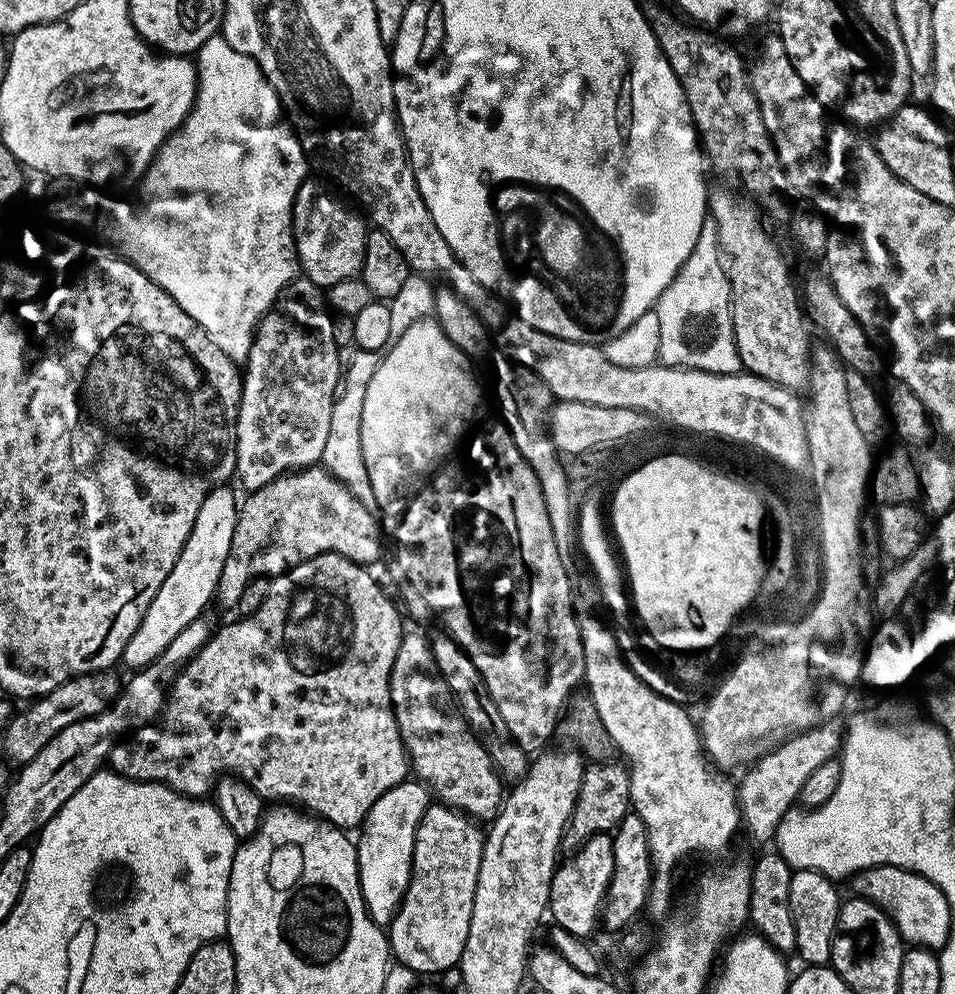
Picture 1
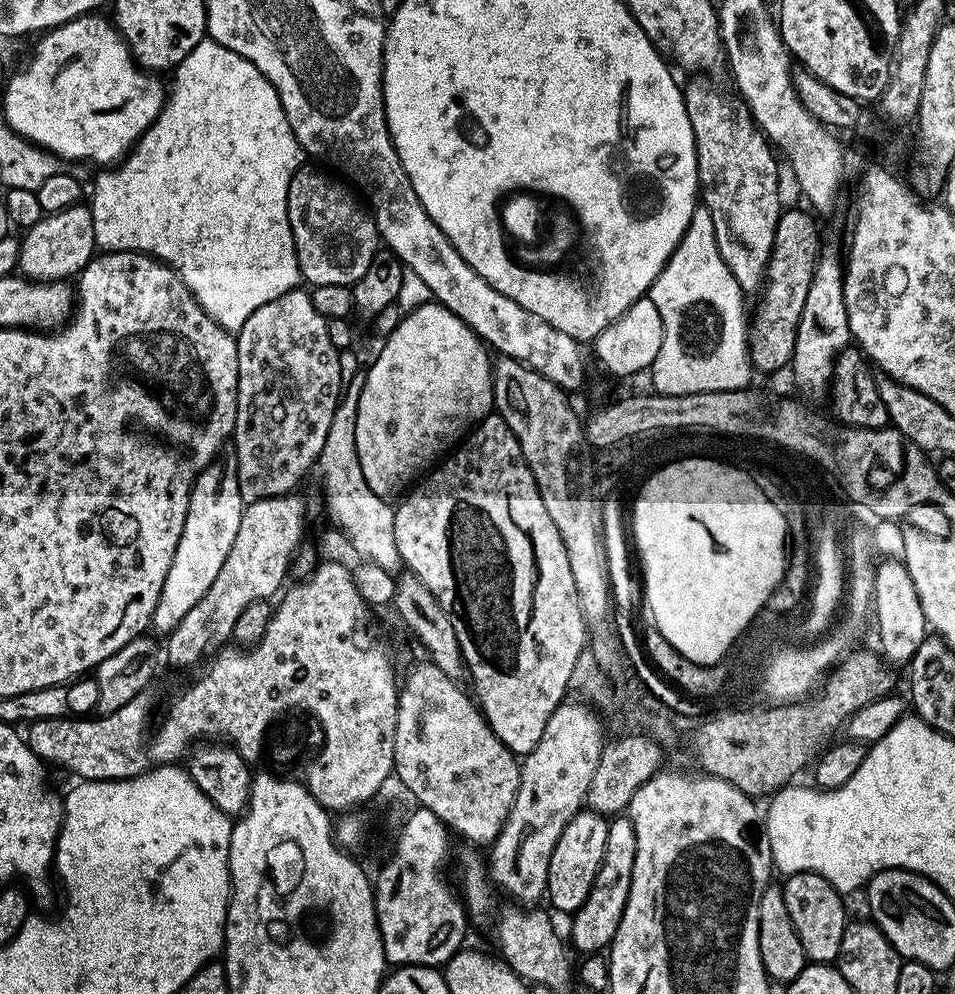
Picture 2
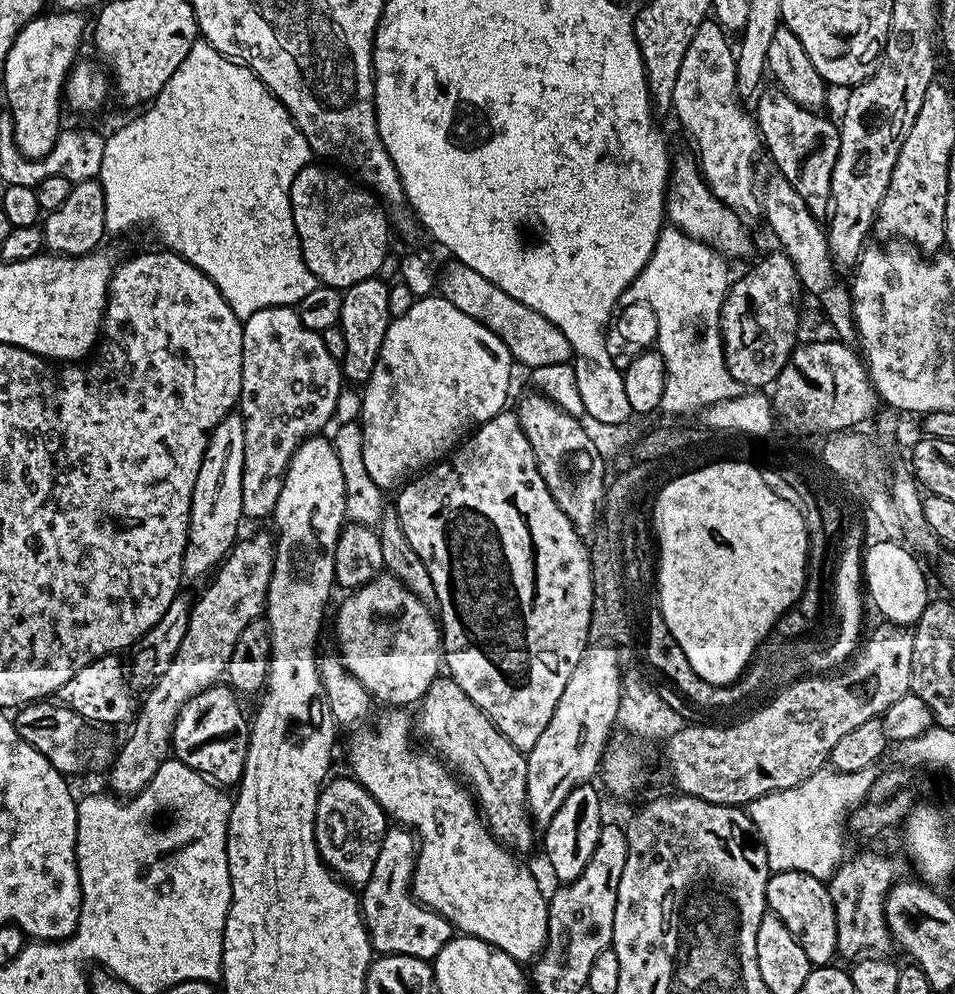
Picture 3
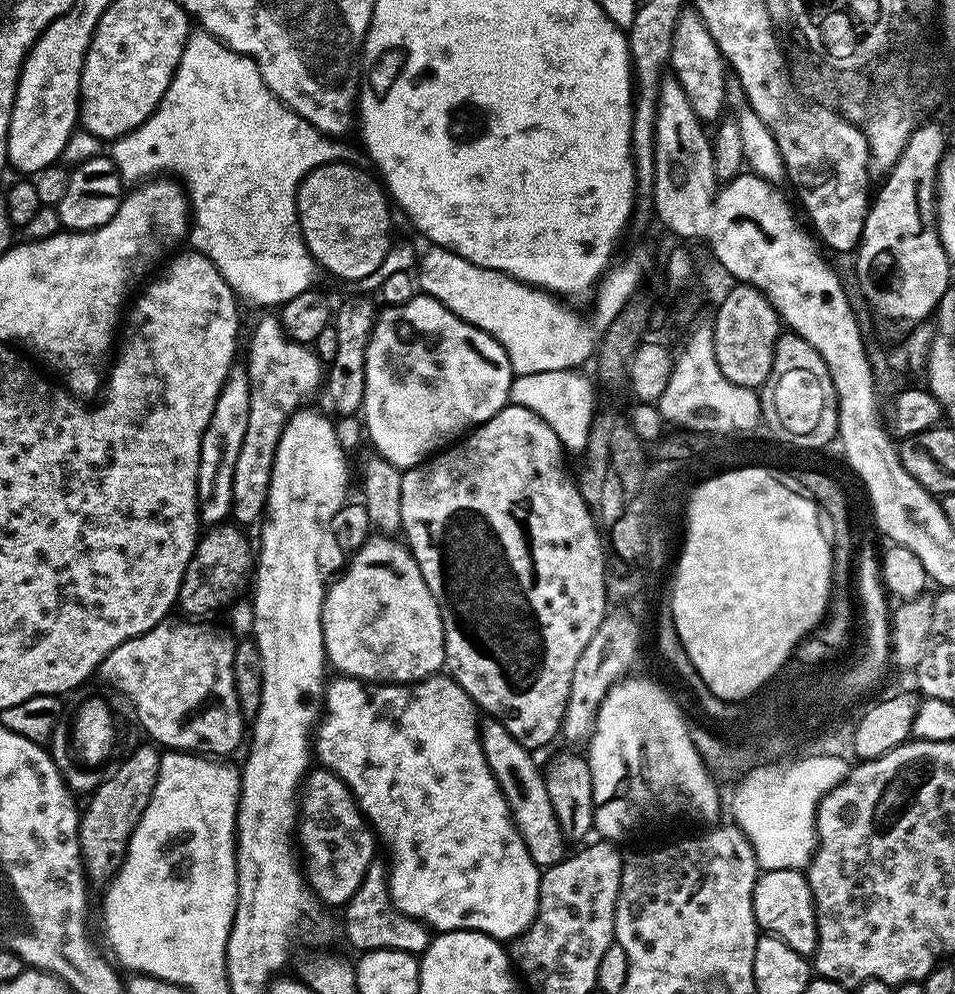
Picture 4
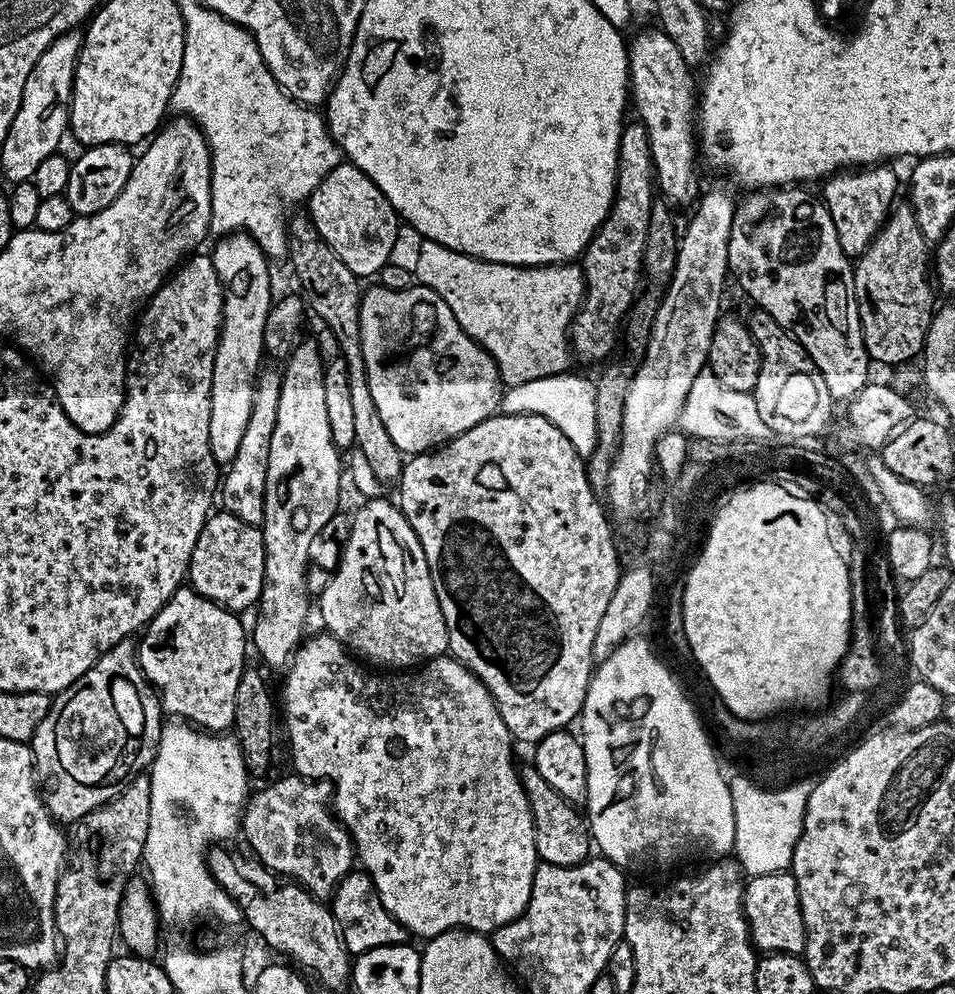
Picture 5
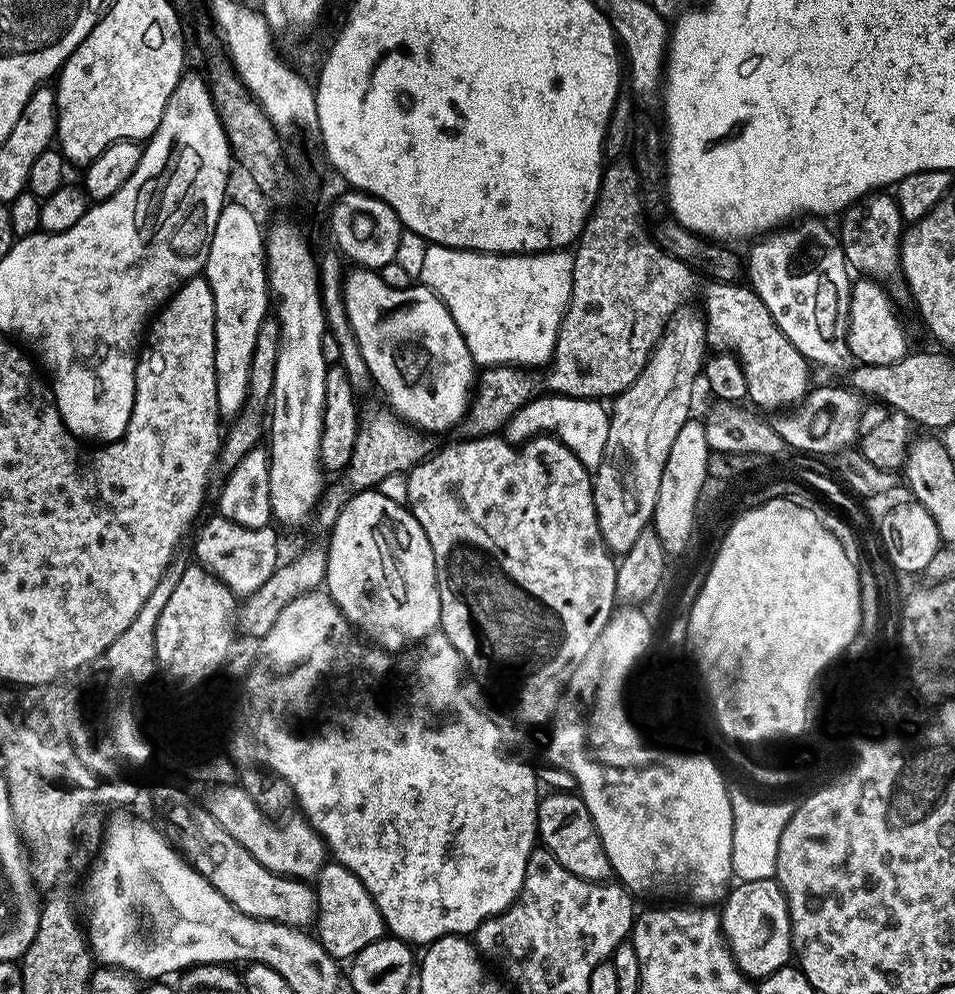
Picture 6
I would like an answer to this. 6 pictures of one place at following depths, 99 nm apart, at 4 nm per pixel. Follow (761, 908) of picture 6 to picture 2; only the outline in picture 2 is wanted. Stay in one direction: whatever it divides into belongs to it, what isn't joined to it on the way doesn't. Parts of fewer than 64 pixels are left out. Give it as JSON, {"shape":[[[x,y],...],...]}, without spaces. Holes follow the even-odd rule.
{"shape":[[[793,872],[783,881],[786,910],[790,913],[790,922],[802,942],[805,957],[813,964],[832,964],[840,958],[842,934],[846,927],[844,920],[845,897],[837,892],[826,878],[813,872]]]}

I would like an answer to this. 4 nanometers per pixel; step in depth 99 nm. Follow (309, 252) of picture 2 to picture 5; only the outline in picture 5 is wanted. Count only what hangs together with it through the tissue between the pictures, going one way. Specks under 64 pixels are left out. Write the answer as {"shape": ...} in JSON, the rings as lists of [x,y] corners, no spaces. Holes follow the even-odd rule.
{"shape":[[[347,162],[340,163],[334,170],[330,170],[330,174],[326,174],[322,183],[312,191],[306,201],[306,207],[307,215],[311,216],[326,246],[330,246],[330,250],[334,250],[334,254],[338,254],[338,258],[342,258],[342,262],[350,266],[355,276],[375,277],[384,269],[384,265],[389,263],[390,250],[393,249],[398,229],[398,213],[392,209],[382,190],[378,190],[378,186],[374,186],[374,182],[370,182],[366,174],[362,174],[362,170]]]}

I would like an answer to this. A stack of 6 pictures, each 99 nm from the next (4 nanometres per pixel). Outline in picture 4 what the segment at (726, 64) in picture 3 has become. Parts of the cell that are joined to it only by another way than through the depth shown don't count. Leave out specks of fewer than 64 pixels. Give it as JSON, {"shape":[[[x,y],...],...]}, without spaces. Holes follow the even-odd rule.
{"shape":[[[686,6],[678,14],[678,22],[674,26],[674,42],[670,50],[670,72],[690,98],[690,106],[694,106],[694,114],[702,122],[715,121],[725,111],[724,72],[726,65],[724,56],[710,38],[710,30],[706,30],[706,22],[696,13],[695,8]]]}

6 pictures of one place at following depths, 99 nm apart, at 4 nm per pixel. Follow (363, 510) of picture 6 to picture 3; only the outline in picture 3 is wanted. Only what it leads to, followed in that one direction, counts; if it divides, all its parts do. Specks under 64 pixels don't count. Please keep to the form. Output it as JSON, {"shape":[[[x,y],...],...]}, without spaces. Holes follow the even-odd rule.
{"shape":[[[378,574],[371,581],[365,583],[363,586],[359,586],[340,606],[338,614],[336,616],[336,638],[338,640],[338,646],[340,648],[340,661],[341,664],[355,680],[359,681],[361,685],[369,692],[369,695],[375,701],[386,703],[384,705],[389,707],[407,707],[408,704],[415,705],[419,703],[421,697],[424,696],[426,690],[430,688],[433,682],[439,677],[442,670],[442,630],[435,618],[435,615],[430,614],[431,609],[424,604],[418,597],[410,591],[400,580],[394,578],[389,574]]]}

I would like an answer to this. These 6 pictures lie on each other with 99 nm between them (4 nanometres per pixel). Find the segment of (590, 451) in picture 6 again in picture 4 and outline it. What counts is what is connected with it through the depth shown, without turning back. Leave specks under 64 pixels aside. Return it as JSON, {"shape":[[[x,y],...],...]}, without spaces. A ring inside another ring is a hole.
{"shape":[[[547,371],[545,373],[516,376],[508,391],[509,403],[528,408],[550,426],[569,452],[583,453],[586,449],[591,422],[596,411],[591,382],[579,371]]]}

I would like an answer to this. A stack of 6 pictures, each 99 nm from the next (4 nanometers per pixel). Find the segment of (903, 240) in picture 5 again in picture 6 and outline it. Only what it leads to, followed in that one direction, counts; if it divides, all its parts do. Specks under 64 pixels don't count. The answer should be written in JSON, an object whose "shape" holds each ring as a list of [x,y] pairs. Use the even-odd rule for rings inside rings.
{"shape":[[[867,278],[857,279],[853,283],[848,311],[848,345],[853,361],[862,364],[885,364],[898,362],[908,355],[908,336],[900,325],[900,316],[896,310],[897,305],[888,296],[883,285]]]}

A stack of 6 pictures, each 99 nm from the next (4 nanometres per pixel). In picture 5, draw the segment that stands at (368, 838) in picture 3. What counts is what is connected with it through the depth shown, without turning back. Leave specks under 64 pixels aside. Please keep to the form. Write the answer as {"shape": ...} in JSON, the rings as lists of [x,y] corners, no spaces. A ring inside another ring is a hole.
{"shape":[[[289,774],[247,797],[239,826],[255,859],[277,877],[300,883],[316,899],[325,902],[331,901],[332,893],[358,860],[352,836],[337,820],[331,805],[333,791],[329,780],[309,780]]]}

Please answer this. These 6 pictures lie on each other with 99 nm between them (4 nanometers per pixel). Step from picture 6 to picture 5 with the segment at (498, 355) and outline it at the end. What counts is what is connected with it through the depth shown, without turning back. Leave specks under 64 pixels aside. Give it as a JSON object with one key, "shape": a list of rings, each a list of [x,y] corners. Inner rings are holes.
{"shape":[[[425,240],[414,276],[419,283],[421,280],[421,282],[425,284],[421,284],[425,289],[435,293],[441,305],[443,305],[447,311],[452,312],[454,318],[458,318],[458,326],[462,326],[462,330],[466,330],[469,338],[481,344],[490,354],[490,358],[494,358],[494,362],[500,371],[501,381],[503,381],[508,388],[516,387],[520,383],[532,382],[534,379],[542,379],[547,376],[567,373],[569,371],[570,366],[568,366],[568,360],[570,361],[570,329],[572,327],[572,318],[581,307],[586,291],[584,286],[584,269],[579,263],[569,262],[566,264],[546,264],[538,268],[521,268],[519,264],[495,264],[494,262],[479,260],[473,256],[467,256],[461,252],[450,250],[446,246],[442,246],[433,240]]]}

